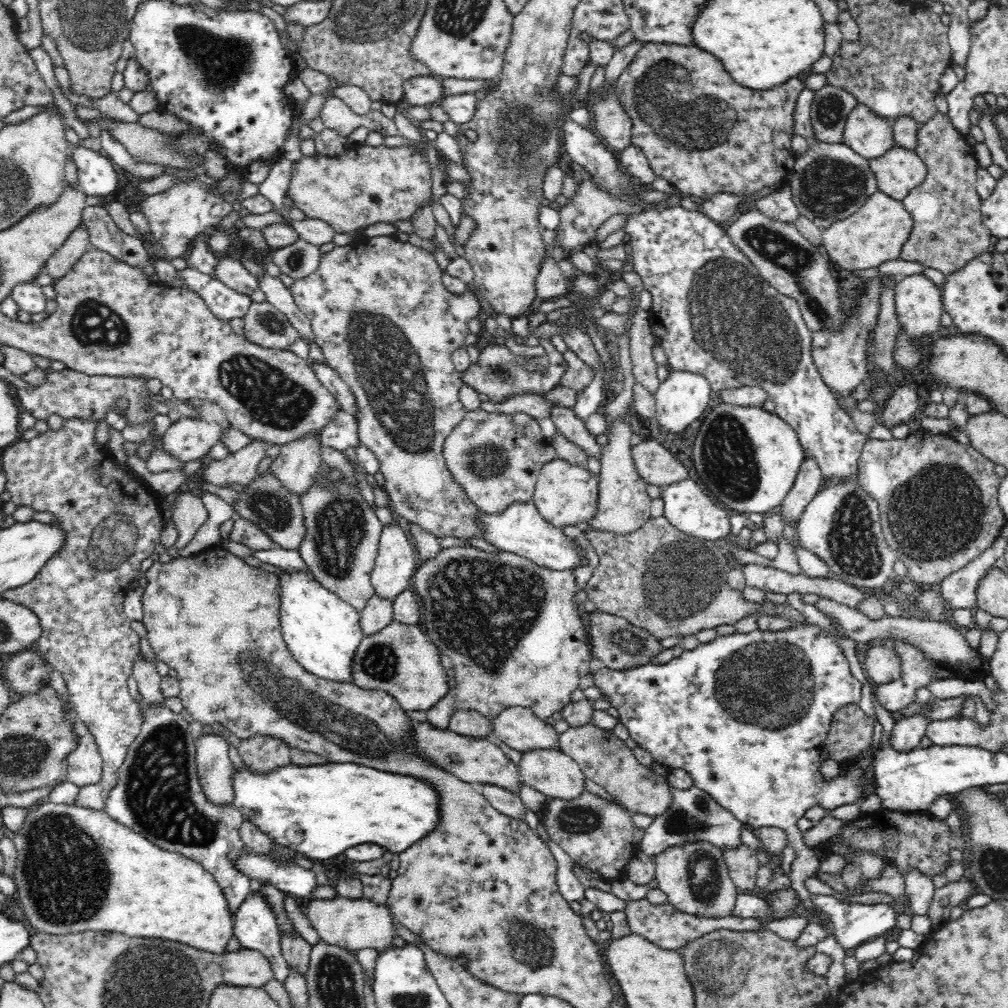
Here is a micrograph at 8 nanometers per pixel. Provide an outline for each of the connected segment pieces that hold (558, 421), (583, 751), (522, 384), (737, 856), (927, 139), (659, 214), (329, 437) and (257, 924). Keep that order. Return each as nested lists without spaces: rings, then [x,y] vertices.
[[[552,404],[550,418],[554,422],[558,433],[584,449],[588,456],[592,456],[596,460],[602,458],[603,447],[598,444],[597,437],[590,434],[590,431],[586,429],[584,421],[574,413],[572,407],[559,407]]]
[[[589,723],[568,728],[566,732],[559,734],[558,741],[560,750],[578,763],[585,777],[604,788],[620,805],[632,813],[646,814],[654,818],[670,808],[673,795],[666,777],[640,764],[632,749],[616,737],[613,731],[602,730]]]
[[[536,338],[535,342],[544,348],[544,356],[548,358],[548,366],[544,368],[544,372],[540,370],[528,371],[524,365],[520,364],[520,357],[513,352],[511,344],[503,341],[501,344],[487,345],[479,352],[478,360],[461,373],[461,379],[465,384],[475,388],[480,394],[486,394],[488,400],[494,404],[502,404],[506,398],[510,396],[518,396],[518,394],[540,394],[540,392],[548,392],[554,390],[556,386],[560,386],[560,380],[564,376],[564,372],[568,368],[568,364],[564,359],[563,353],[556,350],[549,338]]]
[[[745,844],[723,851],[729,875],[740,892],[756,887],[757,853]]]
[[[936,113],[928,122],[918,126],[918,144],[914,151],[925,163],[928,170],[924,182],[914,188],[901,202],[913,219],[913,230],[902,247],[900,259],[921,262],[925,267],[940,270],[945,276],[956,272],[973,258],[992,250],[991,231],[983,224],[981,217],[982,200],[977,194],[977,172],[979,171],[973,147],[967,143],[966,134],[956,130],[947,114]]]
[[[675,206],[669,208],[644,208],[638,214],[626,215],[626,226],[622,230],[616,230],[613,234],[607,237],[602,243],[597,244],[598,250],[605,248],[612,248],[622,243],[623,237],[630,238],[630,247],[632,248],[631,263],[633,270],[640,276],[644,283],[644,288],[652,295],[652,308],[649,311],[649,323],[652,334],[655,340],[666,351],[667,362],[671,366],[670,370],[677,370],[678,372],[696,372],[700,376],[704,376],[710,383],[711,390],[720,392],[728,388],[740,388],[741,386],[761,386],[768,395],[768,400],[772,400],[775,406],[774,413],[778,415],[784,422],[787,422],[798,436],[800,445],[804,451],[804,456],[811,456],[817,460],[820,467],[823,482],[828,484],[830,481],[840,481],[843,479],[852,478],[858,474],[858,464],[860,454],[869,439],[873,440],[892,440],[894,436],[891,430],[886,426],[877,424],[870,434],[862,434],[854,424],[853,418],[848,411],[843,407],[840,398],[832,392],[827,384],[824,384],[818,369],[813,361],[812,356],[812,335],[809,331],[805,320],[802,318],[800,307],[796,300],[788,296],[784,296],[777,292],[777,290],[764,280],[764,277],[759,273],[759,270],[752,264],[752,261],[736,247],[727,234],[726,226],[712,221],[704,213],[698,211],[686,210],[682,206]]]
[[[343,409],[338,410],[336,416],[324,426],[320,439],[323,446],[342,453],[348,448],[356,449],[359,446],[359,434],[355,416],[344,412]]]
[[[250,891],[235,912],[234,936],[243,948],[258,950],[274,965],[274,979],[284,985],[289,969],[283,965],[278,915],[262,893]]]

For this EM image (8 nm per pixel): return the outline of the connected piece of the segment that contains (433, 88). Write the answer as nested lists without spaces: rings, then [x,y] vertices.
[[[432,74],[406,80],[402,87],[404,87],[404,96],[401,106],[406,107],[433,104],[442,94],[442,81]]]

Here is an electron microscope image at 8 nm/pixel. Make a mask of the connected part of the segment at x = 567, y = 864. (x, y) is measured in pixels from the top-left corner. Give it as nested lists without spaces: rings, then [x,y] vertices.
[[[553,840],[546,844],[554,857],[556,857],[556,867],[558,867],[556,883],[558,883],[558,890],[568,902],[580,902],[582,898],[585,898],[585,888],[578,881],[578,877],[574,875],[574,871],[572,871],[574,864],[572,858]]]

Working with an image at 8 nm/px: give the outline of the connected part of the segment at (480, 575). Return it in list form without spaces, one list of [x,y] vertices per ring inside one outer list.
[[[454,546],[454,548],[442,548],[436,558],[426,560],[418,567],[412,576],[415,583],[415,592],[424,609],[424,628],[429,640],[437,646],[444,661],[449,661],[454,671],[455,688],[450,688],[448,695],[444,696],[430,711],[426,711],[427,722],[432,727],[440,730],[449,729],[449,721],[457,711],[476,710],[488,719],[496,719],[504,710],[511,707],[530,708],[538,719],[547,719],[554,713],[560,713],[570,702],[572,692],[578,689],[580,680],[590,675],[590,661],[593,658],[587,625],[578,614],[574,601],[574,595],[578,591],[574,570],[548,570],[545,566],[538,566],[536,563],[518,556],[514,552],[488,553],[473,546]]]

